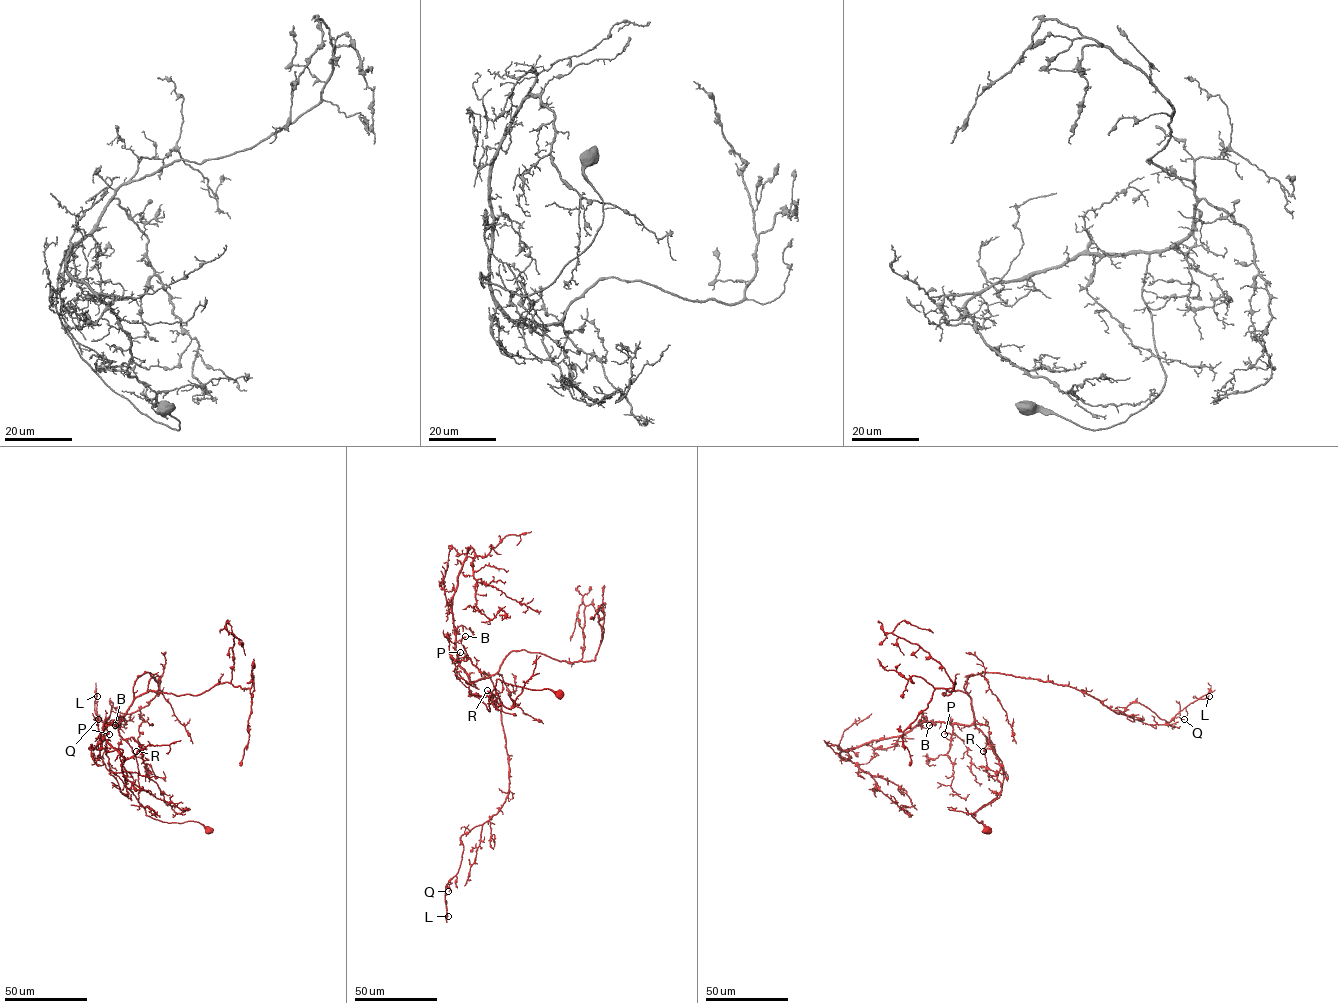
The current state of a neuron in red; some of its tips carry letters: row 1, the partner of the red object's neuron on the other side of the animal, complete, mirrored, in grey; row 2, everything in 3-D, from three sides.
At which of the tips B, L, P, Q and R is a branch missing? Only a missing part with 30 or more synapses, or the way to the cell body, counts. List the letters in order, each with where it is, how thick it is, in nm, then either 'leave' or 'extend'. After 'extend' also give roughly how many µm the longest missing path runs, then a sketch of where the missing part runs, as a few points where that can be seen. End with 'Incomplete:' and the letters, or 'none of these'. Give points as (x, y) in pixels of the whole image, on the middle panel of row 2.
B: at (465, 636); 240 nm thick; leave
L: at (448, 916); 110 nm thick; leave
P: at (460, 652); 200 nm thick; leave
Q: at (448, 891); 130 nm thick; leave
R: at (487, 690); 200 nm thick; leave
Incomplete: none of these

